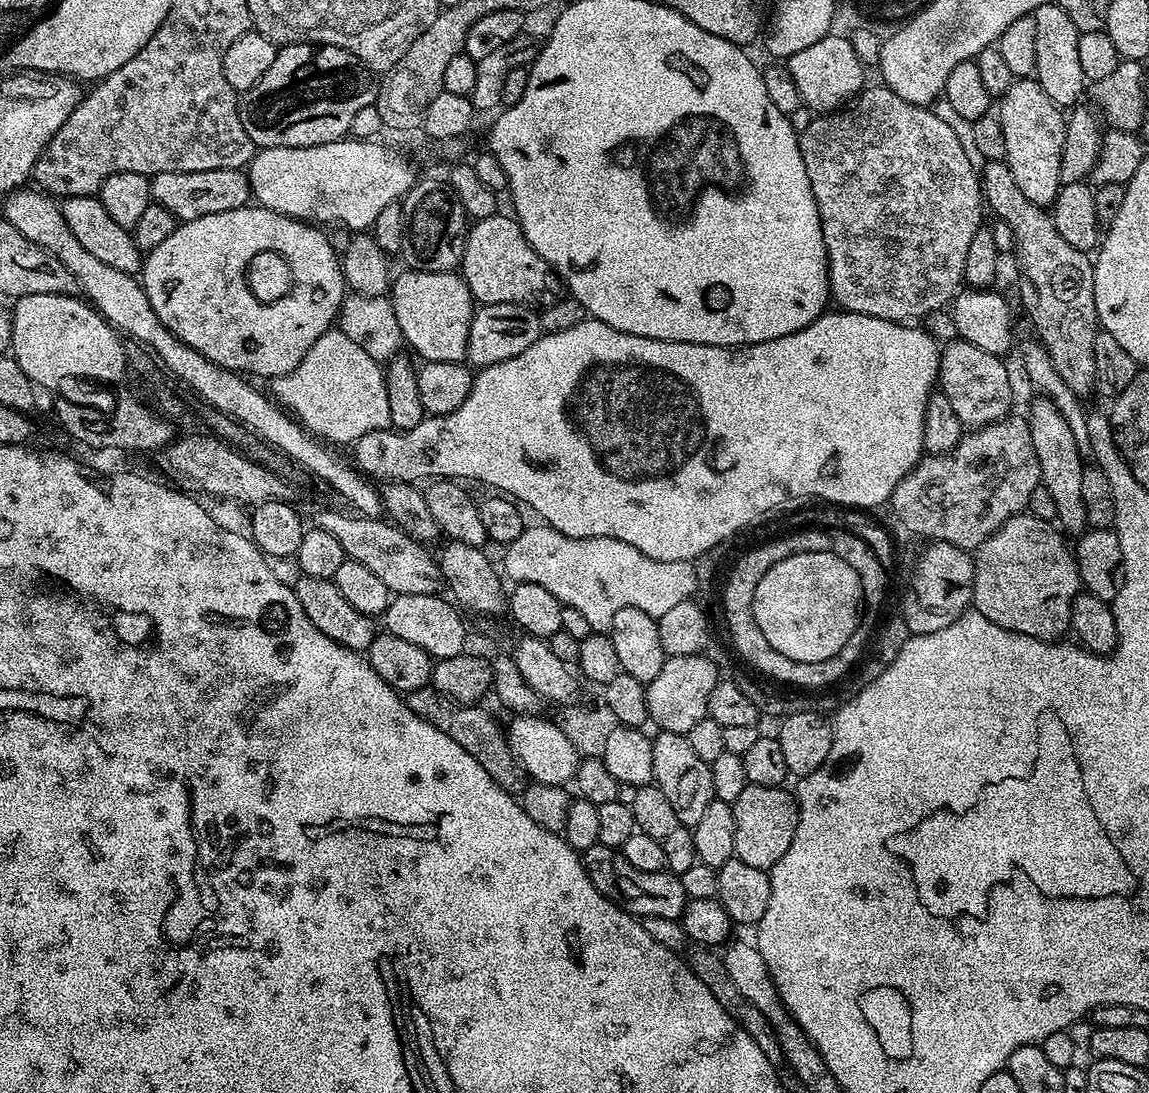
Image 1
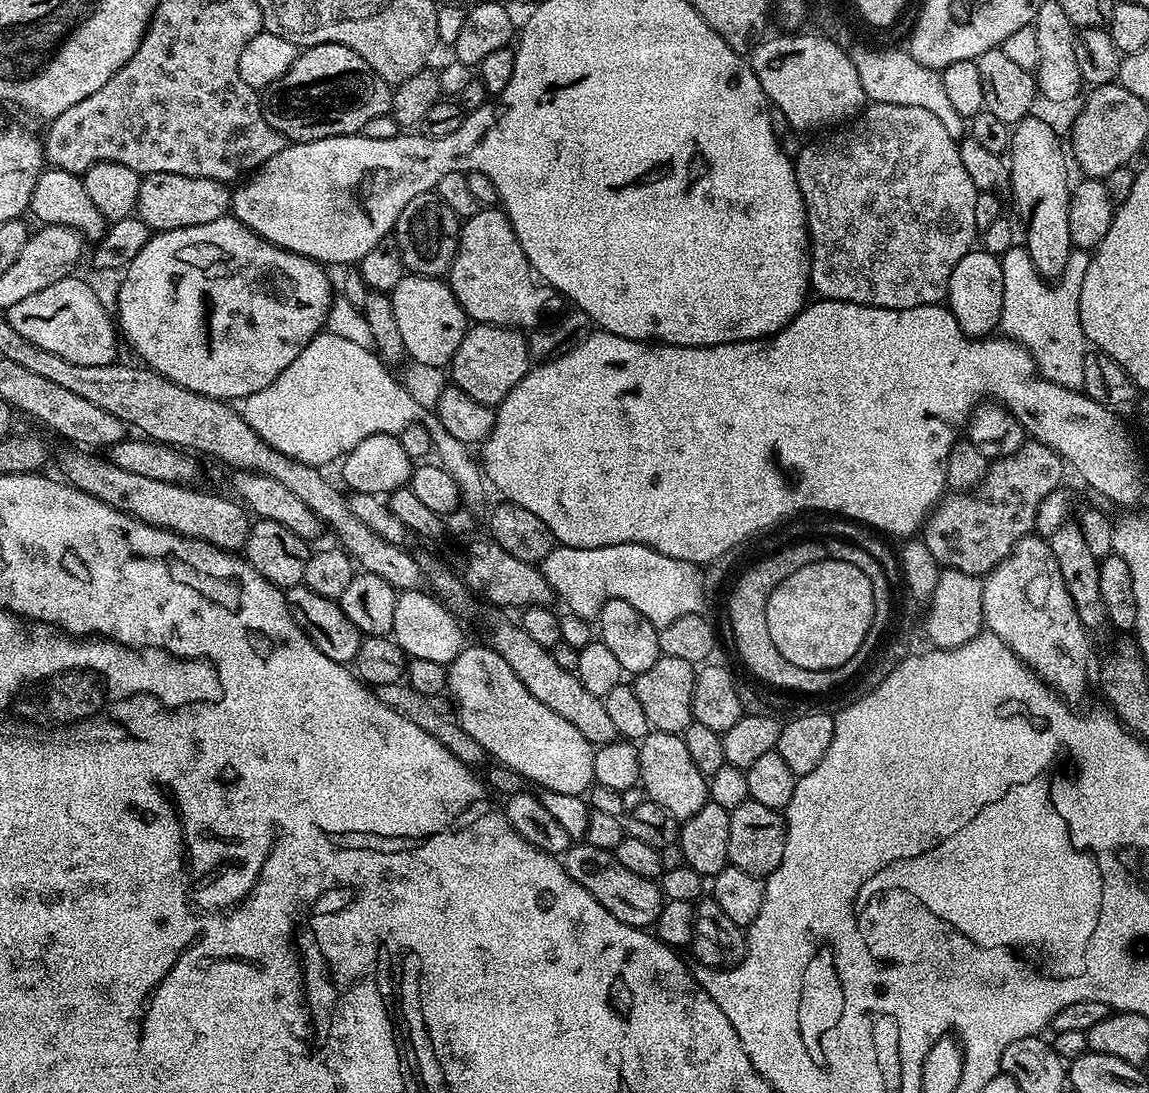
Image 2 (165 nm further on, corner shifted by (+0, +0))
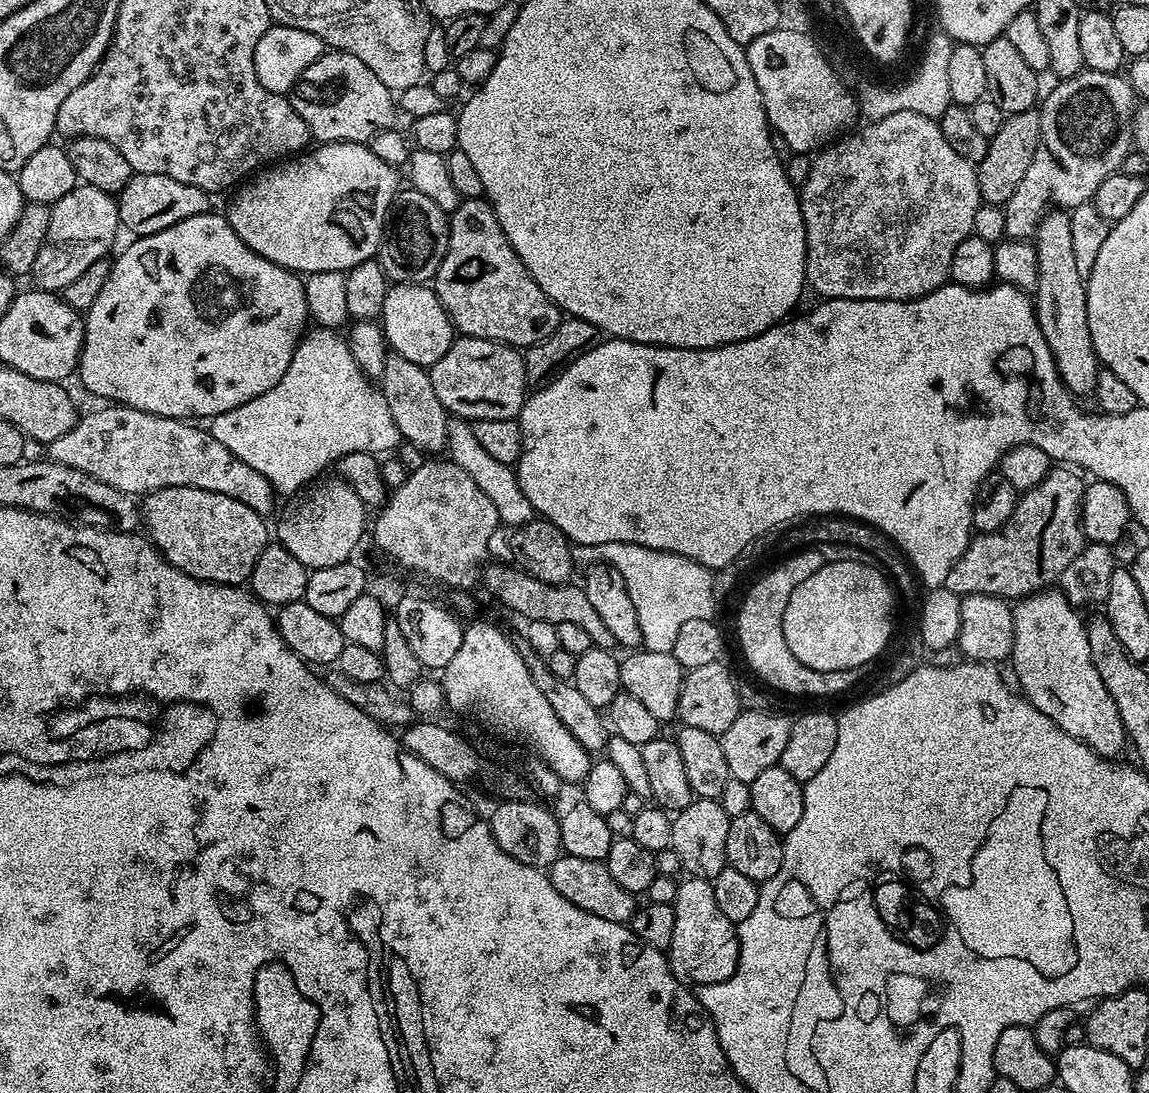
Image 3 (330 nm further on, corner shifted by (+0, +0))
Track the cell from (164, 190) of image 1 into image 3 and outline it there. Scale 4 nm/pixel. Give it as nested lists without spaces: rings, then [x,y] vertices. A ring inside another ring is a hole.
[[[137,172],[126,182],[126,186],[118,193],[120,205],[120,222],[123,231],[133,232],[133,237],[158,234],[178,222],[186,222],[186,218],[207,216],[213,197],[198,186],[190,186],[190,182],[178,182],[178,178],[170,178],[166,174],[146,174]]]

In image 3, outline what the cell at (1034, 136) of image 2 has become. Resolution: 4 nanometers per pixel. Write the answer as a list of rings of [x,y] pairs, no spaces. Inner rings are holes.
[[[1064,210],[1045,211],[1034,237],[1036,246],[1036,282],[1034,307],[1036,321],[1050,346],[1050,354],[1064,387],[1077,398],[1091,397],[1096,391],[1102,365],[1096,359],[1094,342],[1090,338],[1090,318],[1086,310],[1088,286],[1086,277],[1078,274],[1074,245],[1070,239],[1070,215]]]

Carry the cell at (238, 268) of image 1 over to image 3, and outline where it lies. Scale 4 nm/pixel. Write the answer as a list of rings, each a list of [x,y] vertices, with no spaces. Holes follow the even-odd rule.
[[[223,215],[195,216],[186,218],[186,222],[178,222],[158,234],[141,236],[131,241],[133,244],[112,260],[112,269],[102,286],[98,290],[98,298],[94,298],[94,306],[90,306],[84,321],[84,345],[80,351],[80,363],[78,365],[78,377],[84,383],[88,392],[97,392],[105,396],[105,401],[119,402],[128,405],[129,408],[146,410],[150,414],[169,416],[175,420],[185,418],[196,418],[192,416],[205,416],[211,418],[222,414],[226,410],[234,410],[250,398],[258,398],[258,394],[266,394],[286,374],[286,366],[296,353],[296,345],[299,344],[301,336],[306,331],[310,315],[305,292],[305,281],[297,273],[288,268],[278,266],[270,262],[264,256],[259,256],[238,234],[228,225]]]

